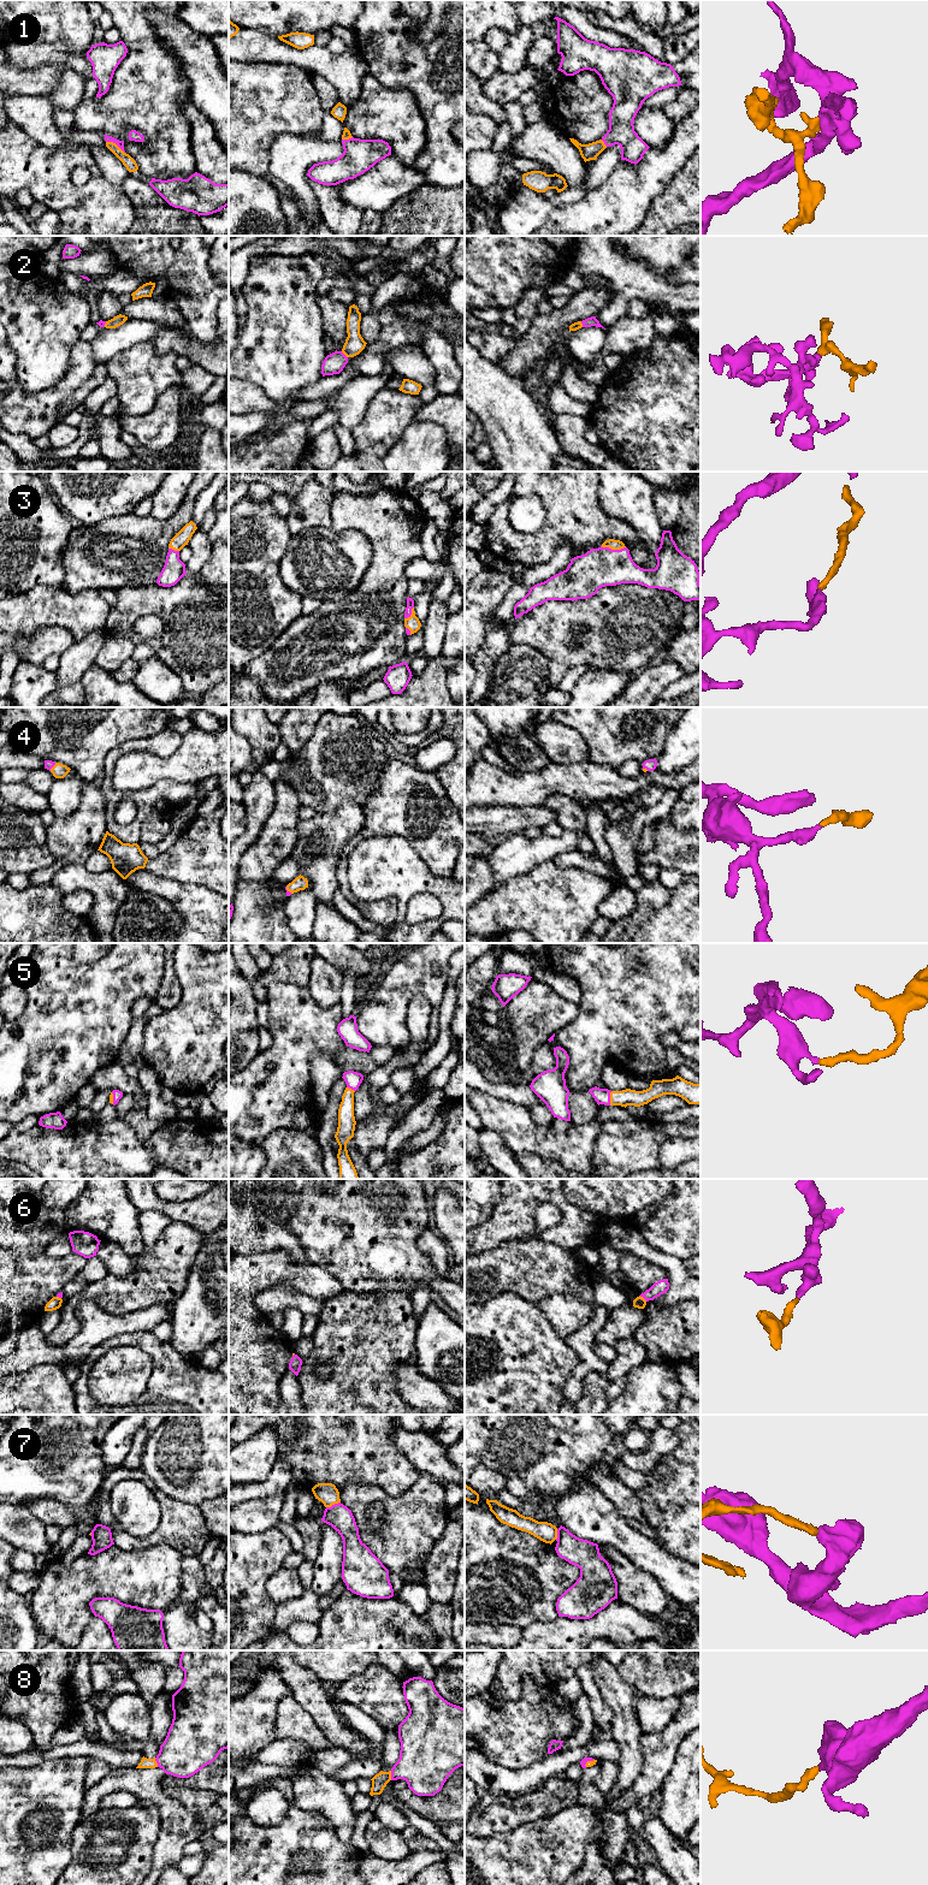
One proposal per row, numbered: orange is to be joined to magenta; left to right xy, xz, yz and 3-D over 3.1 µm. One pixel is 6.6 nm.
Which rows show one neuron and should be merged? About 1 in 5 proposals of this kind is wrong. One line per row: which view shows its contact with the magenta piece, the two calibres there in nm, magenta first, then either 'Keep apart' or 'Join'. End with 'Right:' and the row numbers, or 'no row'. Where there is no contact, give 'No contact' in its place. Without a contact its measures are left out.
1: Touches magenta in xy. Thickness 50 nm (magenta) against 80 nm. Join
2: Touches magenta in xz. Thickness 140 nm (magenta) against 130 nm. Join
3: Touches magenta in yz. Thickness 260 nm (magenta) against 70 nm. Join
4: Touches magenta in xy. Thickness 60 nm (magenta) against 100 nm. Join
5: Touches magenta in yz. Thickness 110 nm (magenta) against 110 nm. Join
6: Touches magenta in yz. Thickness 90 nm (magenta) against 80 nm. Join
7: Touches magenta in xz. Thickness 170 nm (magenta) against 140 nm. Keep apart
8: Touches magenta in xy. Thickness 340 nm (magenta) against 70 nm. Join
Right: 1, 2, 3, 4, 5, 6, 8

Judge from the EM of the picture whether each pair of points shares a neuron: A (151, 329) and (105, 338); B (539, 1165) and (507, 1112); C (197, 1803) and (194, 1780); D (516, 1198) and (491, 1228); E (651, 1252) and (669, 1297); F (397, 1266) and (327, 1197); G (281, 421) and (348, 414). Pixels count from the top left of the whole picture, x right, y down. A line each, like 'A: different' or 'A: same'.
A: same
B: different
C: different
D: same
E: same
F: same
G: same

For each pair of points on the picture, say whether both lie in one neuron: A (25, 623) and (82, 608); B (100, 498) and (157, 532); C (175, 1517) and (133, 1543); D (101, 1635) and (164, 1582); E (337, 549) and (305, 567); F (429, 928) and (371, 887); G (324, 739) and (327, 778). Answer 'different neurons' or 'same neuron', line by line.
A: same neuron
B: different neurons
C: same neuron
D: different neurons
E: same neuron
F: same neuron
G: same neuron

